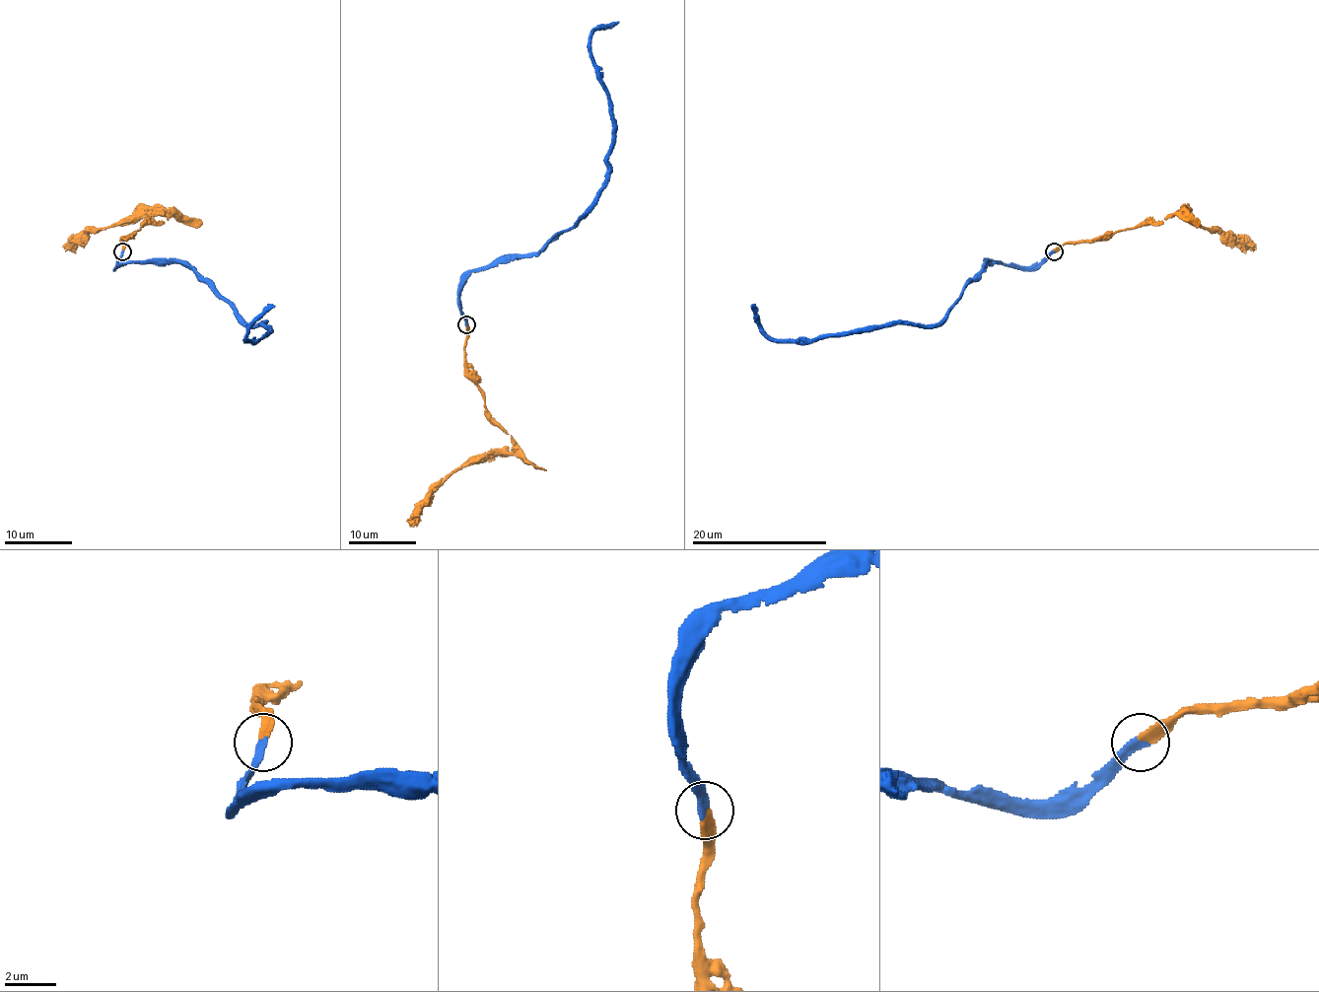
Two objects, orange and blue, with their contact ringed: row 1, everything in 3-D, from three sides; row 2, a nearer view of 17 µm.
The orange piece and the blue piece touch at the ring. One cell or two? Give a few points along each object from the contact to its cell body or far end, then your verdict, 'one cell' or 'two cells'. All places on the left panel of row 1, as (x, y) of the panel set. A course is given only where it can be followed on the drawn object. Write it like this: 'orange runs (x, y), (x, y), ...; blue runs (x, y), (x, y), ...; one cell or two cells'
orange runs (122, 249), (120, 242), (132, 232), (144, 225), (161, 225), (168, 213), (146, 213), (89, 230), (65, 251); blue runs (122, 251), (115, 267), (189, 265), (247, 324), (267, 327), (257, 339), (247, 339), (252, 324), (274, 306); one cell

